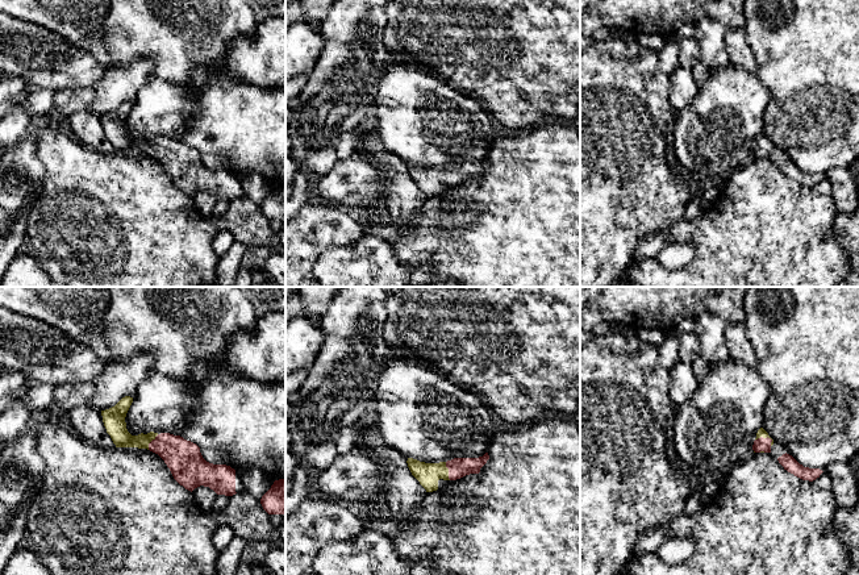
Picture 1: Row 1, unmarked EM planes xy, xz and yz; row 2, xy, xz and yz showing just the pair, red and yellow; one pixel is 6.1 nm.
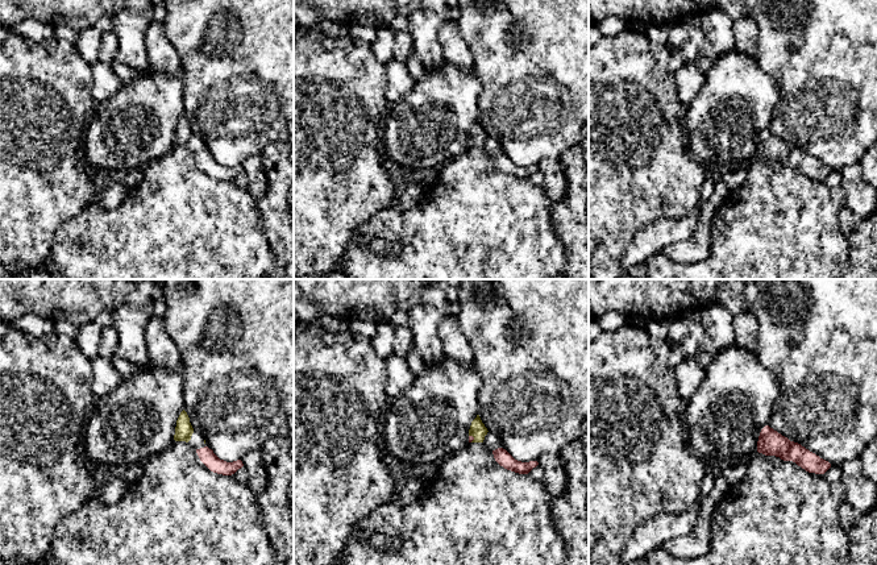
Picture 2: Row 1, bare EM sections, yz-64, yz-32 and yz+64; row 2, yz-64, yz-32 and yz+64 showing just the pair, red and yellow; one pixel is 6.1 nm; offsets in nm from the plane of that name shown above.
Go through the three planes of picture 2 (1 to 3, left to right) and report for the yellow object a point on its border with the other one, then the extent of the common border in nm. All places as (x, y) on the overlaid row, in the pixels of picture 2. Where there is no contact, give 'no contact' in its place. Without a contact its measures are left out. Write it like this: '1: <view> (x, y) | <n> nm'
1: no contact
2: yz-32 (473, 437) | 50 nm
3: no contact

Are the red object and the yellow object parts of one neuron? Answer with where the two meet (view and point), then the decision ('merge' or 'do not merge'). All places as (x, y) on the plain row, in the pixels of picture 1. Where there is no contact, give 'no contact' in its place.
yz (764, 144) | merge

